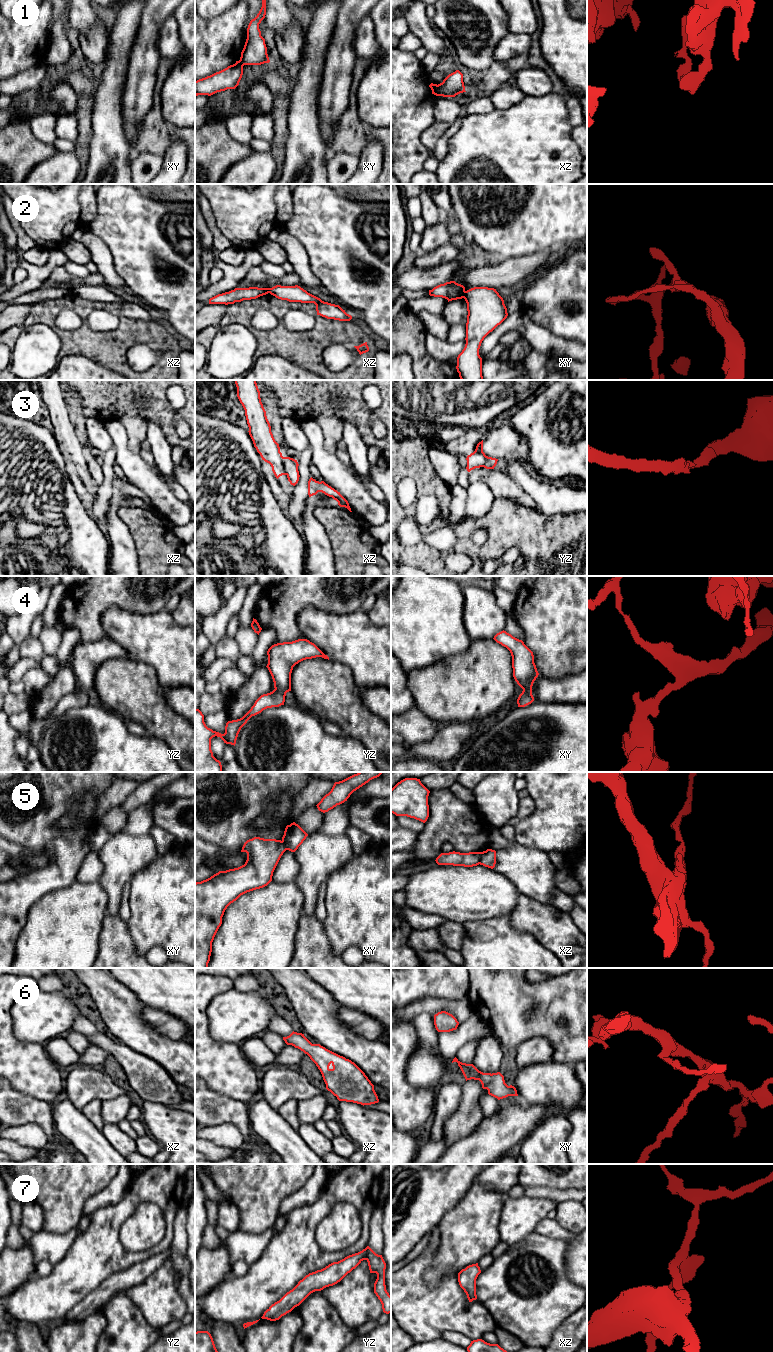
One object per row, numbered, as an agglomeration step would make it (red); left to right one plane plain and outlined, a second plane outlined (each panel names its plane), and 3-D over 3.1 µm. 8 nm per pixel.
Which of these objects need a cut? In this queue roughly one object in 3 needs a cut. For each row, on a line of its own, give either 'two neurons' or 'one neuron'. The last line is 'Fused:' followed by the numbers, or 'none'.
1: two neurons
2: two neurons
3: two neurons
4: one neuron
5: two neurons
6: one neuron
7: one neuron
Fused: 1, 2, 3, 5

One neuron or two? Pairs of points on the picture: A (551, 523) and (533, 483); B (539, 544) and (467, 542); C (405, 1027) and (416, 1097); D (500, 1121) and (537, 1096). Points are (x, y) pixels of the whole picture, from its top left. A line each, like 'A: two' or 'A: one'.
A: two
B: one
C: one
D: two

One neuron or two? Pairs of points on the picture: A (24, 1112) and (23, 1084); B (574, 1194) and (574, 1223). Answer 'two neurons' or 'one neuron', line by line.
A: two neurons
B: two neurons

